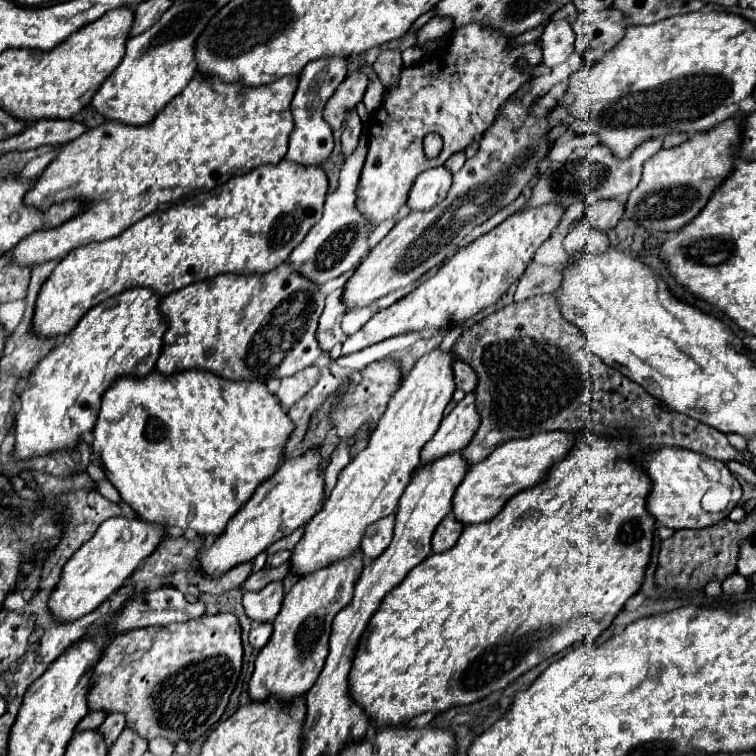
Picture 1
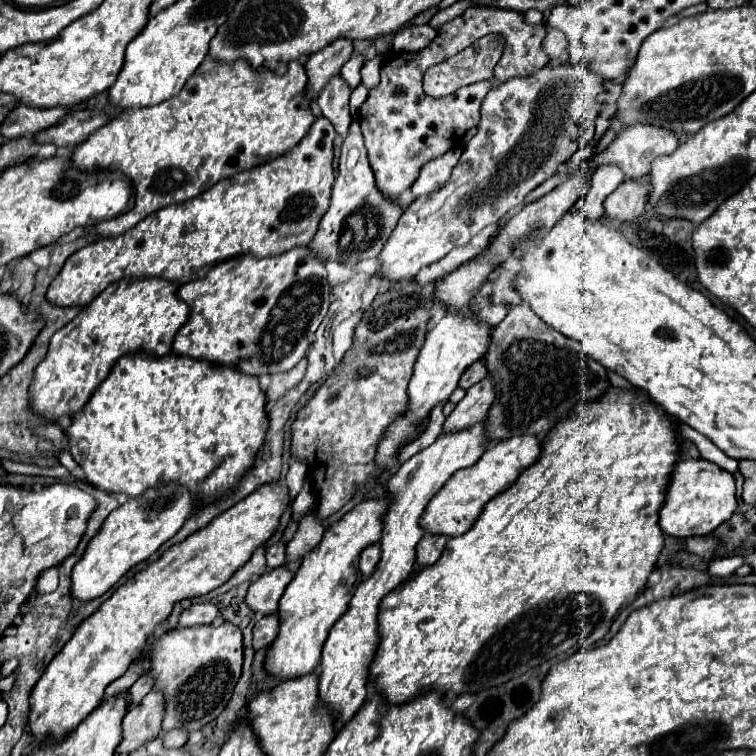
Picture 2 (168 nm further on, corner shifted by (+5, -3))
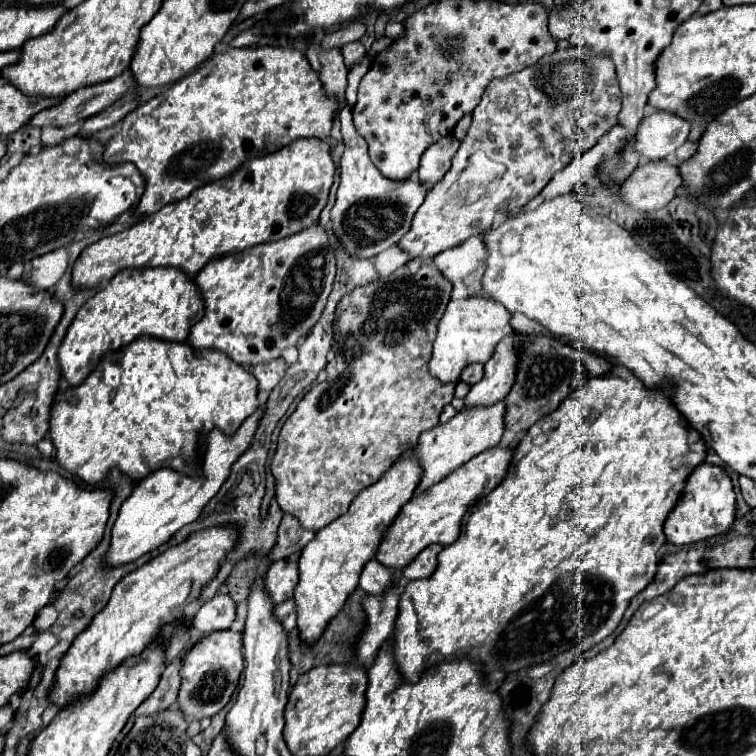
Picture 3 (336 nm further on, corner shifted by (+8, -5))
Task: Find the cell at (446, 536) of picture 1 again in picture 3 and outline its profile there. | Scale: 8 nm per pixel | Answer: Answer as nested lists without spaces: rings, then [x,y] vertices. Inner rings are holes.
[[[431,544],[425,550],[421,550],[413,558],[413,562],[407,568],[403,568],[403,578],[419,580],[419,578],[431,576],[435,572],[435,568],[437,568],[437,554],[441,552],[441,548],[443,548],[441,544]]]

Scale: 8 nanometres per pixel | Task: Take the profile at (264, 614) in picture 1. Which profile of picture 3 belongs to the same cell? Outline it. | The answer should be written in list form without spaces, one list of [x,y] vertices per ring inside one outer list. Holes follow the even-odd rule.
[[[279,560],[273,562],[265,574],[265,590],[271,596],[273,604],[277,606],[279,602],[285,602],[291,598],[293,588],[299,582],[299,570],[297,562],[291,560]]]

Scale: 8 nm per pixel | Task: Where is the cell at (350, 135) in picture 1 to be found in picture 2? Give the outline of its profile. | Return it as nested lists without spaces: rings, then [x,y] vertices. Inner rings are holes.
[[[332,76],[328,84],[322,88],[318,94],[318,106],[322,110],[322,116],[326,116],[336,132],[340,136],[346,136],[348,126],[350,126],[350,108],[348,108],[348,98],[350,98],[350,86],[344,82],[344,78]]]

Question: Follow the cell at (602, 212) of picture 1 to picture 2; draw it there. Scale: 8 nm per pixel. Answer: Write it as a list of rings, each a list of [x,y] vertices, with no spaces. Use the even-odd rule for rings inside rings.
[[[642,176],[638,180],[624,180],[606,200],[604,210],[608,218],[616,220],[634,220],[638,218],[650,194],[650,176]]]

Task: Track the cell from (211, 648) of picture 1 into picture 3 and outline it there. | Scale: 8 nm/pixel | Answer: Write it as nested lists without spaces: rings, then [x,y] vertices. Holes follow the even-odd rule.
[[[217,630],[195,642],[195,646],[191,646],[181,656],[181,670],[179,670],[181,688],[177,702],[179,702],[179,710],[183,710],[183,716],[187,720],[203,720],[215,716],[231,700],[241,670],[243,670],[243,654],[241,654],[239,632]]]

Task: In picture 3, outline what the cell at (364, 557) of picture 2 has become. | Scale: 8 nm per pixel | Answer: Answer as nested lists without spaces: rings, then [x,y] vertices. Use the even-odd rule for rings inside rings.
[[[375,558],[369,560],[363,568],[359,586],[369,592],[369,594],[383,594],[383,590],[389,586],[389,582],[393,580],[393,570],[389,570],[387,566],[379,564]]]

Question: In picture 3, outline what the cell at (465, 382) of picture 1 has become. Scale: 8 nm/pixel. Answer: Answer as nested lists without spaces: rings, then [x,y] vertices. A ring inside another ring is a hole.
[[[469,364],[463,372],[461,372],[461,380],[467,384],[477,384],[483,378],[483,364]]]

